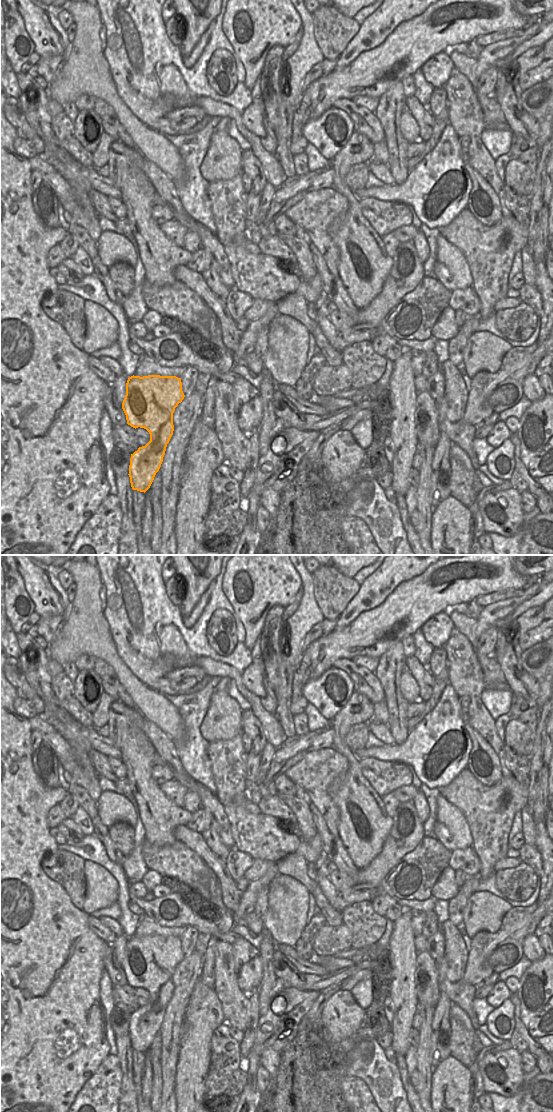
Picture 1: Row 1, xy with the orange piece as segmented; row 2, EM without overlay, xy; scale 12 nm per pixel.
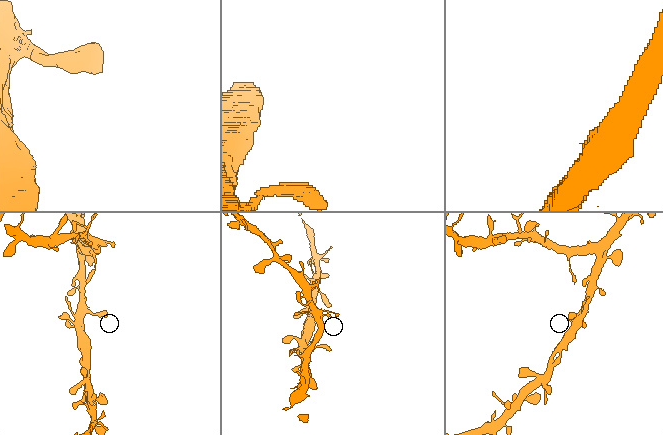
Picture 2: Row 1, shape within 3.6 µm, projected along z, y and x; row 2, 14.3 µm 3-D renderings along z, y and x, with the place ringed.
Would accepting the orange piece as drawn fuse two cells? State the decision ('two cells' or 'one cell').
one cell

